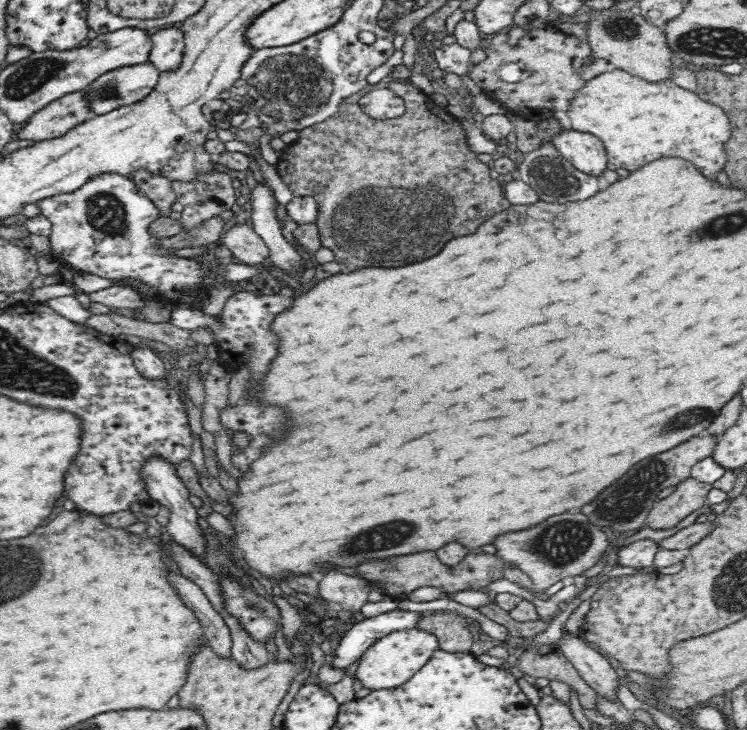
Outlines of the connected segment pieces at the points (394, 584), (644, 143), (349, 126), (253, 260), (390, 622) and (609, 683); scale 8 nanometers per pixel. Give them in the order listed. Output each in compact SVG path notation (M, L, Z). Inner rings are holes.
M418 552L412 556L400 556L400 558L392 558L392 560L384 560L384 562L366 562L360 568L354 566L359 574L358 577L364 578L368 584L379 582L383 588L387 590L387 596L402 598L409 592L420 587L436 587L444 592L458 592L461 590L486 590L488 584L504 578L504 568L516 568L512 563L507 563L498 558L496 554L488 554L483 552L469 552L464 560L456 566L448 566L442 564L439 558L436 558L434 552Z
M614 68L589 80L571 100L564 117L570 128L578 132L590 132L600 138L608 152L607 160L617 168L636 172L644 164L666 156L690 160L708 180L716 180L716 174L725 168L724 146L731 138L729 117L719 106L702 100L696 92L688 91L670 80L646 82L629 72Z
M381 80L378 84L373 84L369 89L373 90L374 88L379 88L379 86L386 86L403 99L405 111L402 116L386 120L373 119L359 105L359 100L365 95L367 90L358 91L355 95L342 100L338 110L330 118L318 124L313 124L311 127L303 128L300 131L298 140L280 152L276 164L278 178L288 185L294 196L310 196L315 199L318 205L318 216L315 223L320 233L320 242L322 246L330 248L335 253L335 260L339 264L346 264L348 269L376 268L376 264L416 264L416 260L428 260L430 256L436 256L440 252L440 248L444 248L444 244L450 238L472 234L478 228L480 222L486 222L496 212L500 212L500 210L504 210L504 208L508 208L511 205L511 202L502 194L503 187L500 186L496 179L492 179L492 176L490 176L488 164L479 161L476 158L477 154L470 150L459 119L454 118L447 111L447 107L434 103L430 99L429 93L424 93L409 80Z
M236 223L223 234L222 240L240 263L260 266L269 256L268 245L249 223Z
M396 609L386 614L380 614L375 618L364 619L354 623L350 630L334 644L334 657L331 666L342 670L352 671L360 657L383 636L399 630L406 630L417 626L417 622L424 614L416 612L404 612Z
M562 633L557 645L578 674L600 697L621 703L616 697L616 689L621 684L618 682L618 675L611 660L600 651L586 645L580 634Z

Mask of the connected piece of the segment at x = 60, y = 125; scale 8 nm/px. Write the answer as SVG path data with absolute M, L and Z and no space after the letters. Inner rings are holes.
M88 88L65 94L35 112L21 128L20 140L37 143L56 139L67 134L74 126L86 122L90 112L86 92Z

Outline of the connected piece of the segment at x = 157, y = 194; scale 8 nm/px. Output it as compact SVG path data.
M144 169L136 171L131 176L131 179L135 182L135 185L156 205L160 217L168 217L171 212L170 207L177 201L176 193L171 187L171 180L168 180L168 177L150 173L150 171Z

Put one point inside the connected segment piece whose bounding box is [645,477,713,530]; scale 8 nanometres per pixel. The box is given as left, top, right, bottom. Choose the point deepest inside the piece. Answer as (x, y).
(690, 494)

